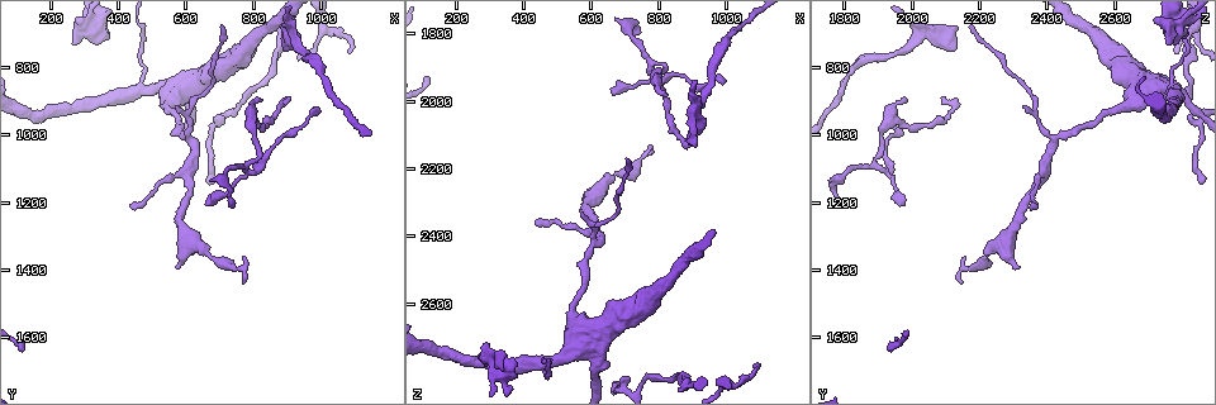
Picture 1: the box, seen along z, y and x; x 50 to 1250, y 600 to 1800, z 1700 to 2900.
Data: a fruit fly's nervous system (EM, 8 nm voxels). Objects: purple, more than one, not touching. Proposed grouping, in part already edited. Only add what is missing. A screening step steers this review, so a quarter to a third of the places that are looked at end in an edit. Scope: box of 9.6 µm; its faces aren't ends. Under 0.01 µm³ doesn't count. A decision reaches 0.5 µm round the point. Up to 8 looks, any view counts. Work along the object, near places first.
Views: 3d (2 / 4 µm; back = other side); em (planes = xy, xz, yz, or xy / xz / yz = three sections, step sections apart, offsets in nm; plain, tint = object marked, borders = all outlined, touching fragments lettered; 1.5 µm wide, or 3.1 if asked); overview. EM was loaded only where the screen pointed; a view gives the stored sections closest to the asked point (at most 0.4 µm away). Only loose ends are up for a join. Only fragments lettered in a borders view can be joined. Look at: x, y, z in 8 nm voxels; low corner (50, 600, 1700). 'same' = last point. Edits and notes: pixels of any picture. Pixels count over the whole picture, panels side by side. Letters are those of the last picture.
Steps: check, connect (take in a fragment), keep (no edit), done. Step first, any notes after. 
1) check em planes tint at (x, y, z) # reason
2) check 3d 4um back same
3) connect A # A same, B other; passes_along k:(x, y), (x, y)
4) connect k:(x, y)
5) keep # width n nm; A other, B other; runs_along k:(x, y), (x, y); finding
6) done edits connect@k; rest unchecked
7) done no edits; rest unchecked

check em planes borders at (260, 730, 2760) # branch stops here

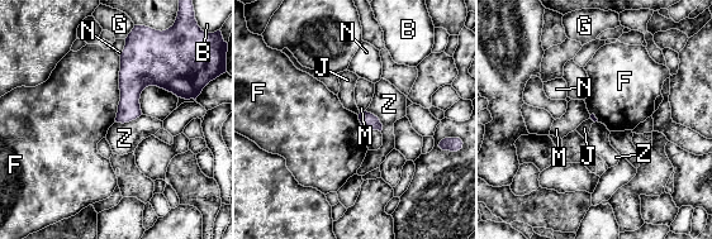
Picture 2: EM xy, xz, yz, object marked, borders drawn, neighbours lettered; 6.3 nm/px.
keep # longest_contact F 420 nm; B other, F other, G other, J other, M other, N other, Z other; border 2:(120, 56), (119, 104), (114, 120); no lettered fragment goes on from it

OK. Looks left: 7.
check em xy step 8 borders at (910, 890, 2090) # thin end

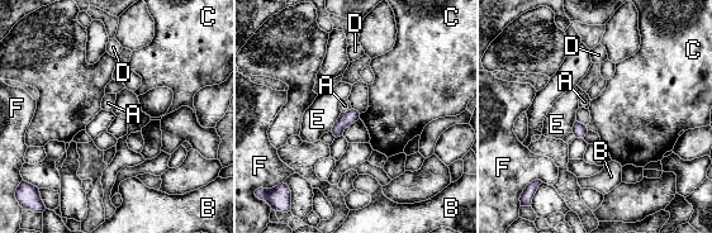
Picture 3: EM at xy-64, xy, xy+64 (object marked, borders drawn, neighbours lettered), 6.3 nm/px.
keep # longest_contact E 150 nm; A other, B other, C other, D other, E other, F other; border 3:(359, 114), (360, 118); no lettered fragment goes on from it

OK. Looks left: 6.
check 3d 2um back at (740, 1220, 1810) # tapers out

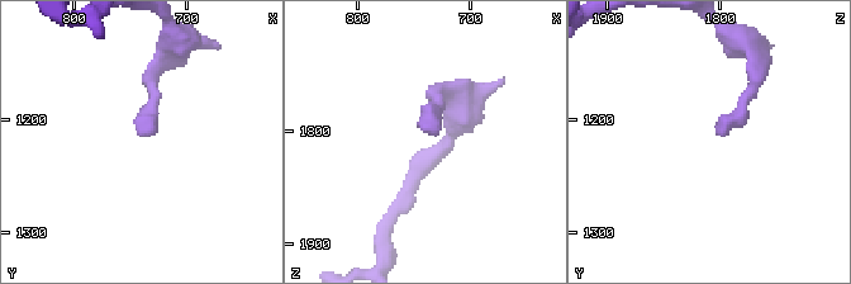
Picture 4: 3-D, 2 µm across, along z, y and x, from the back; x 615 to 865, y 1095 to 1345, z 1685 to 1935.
check em xy step 8 borders at (744, 1216, 1800)

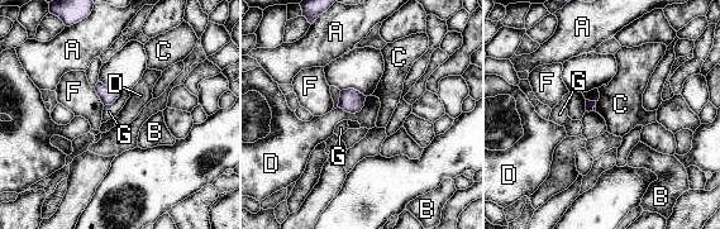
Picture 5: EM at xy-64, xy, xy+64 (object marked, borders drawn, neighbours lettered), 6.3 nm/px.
keep # A other, B other, C other, D other, F other, G other; border 5:(595, 101), (596, 106); none of them fits

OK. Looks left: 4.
done no edits; rest unchecked

